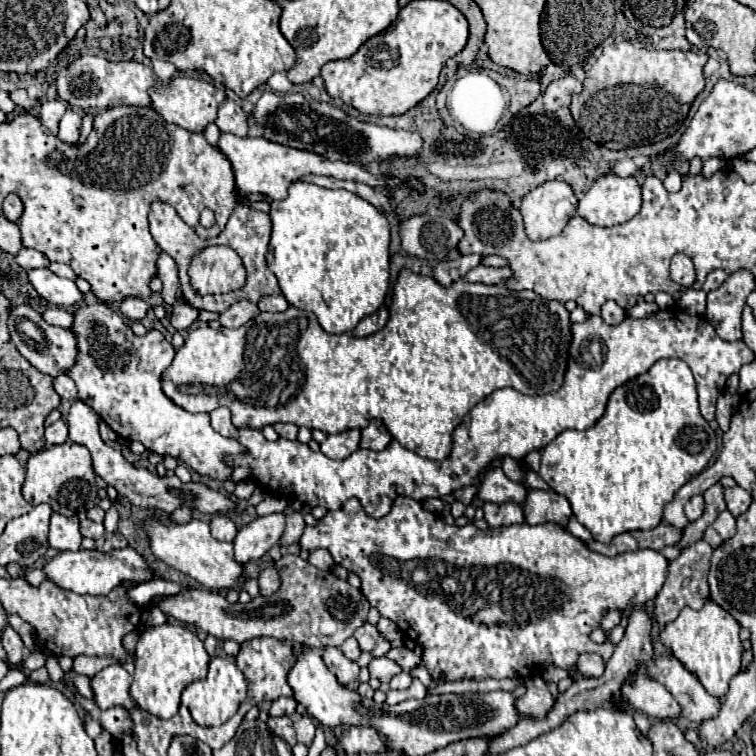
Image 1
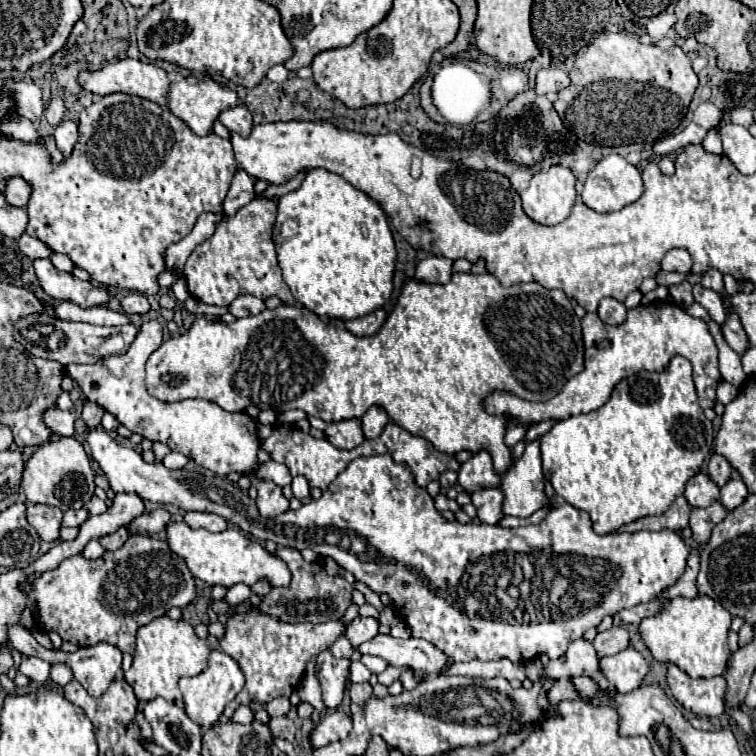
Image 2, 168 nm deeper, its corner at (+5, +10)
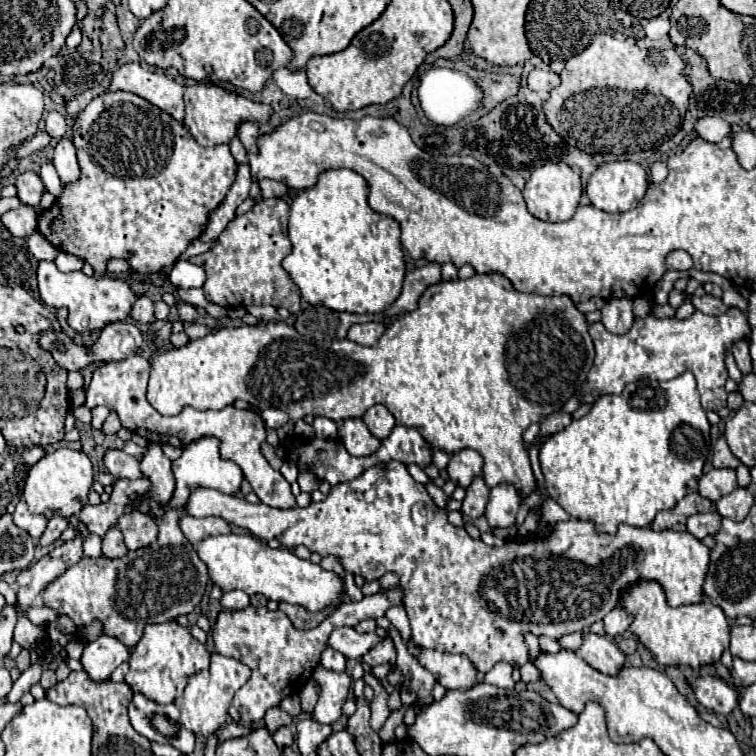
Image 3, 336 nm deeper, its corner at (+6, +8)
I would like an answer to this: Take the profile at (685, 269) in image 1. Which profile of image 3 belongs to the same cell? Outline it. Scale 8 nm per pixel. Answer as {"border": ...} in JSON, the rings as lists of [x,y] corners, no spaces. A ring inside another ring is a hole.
{"border":[[[676,249],[676,251],[672,251],[672,253],[668,253],[668,257],[666,257],[666,269],[668,271],[688,271],[692,267],[692,257],[686,253],[686,251],[682,251],[682,249]]]}

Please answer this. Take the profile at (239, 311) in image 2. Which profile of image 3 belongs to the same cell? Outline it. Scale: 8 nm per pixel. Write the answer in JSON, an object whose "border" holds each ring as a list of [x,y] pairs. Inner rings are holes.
{"border":[[[262,305],[262,307],[248,307],[248,313],[258,317],[260,321],[274,321],[278,319],[278,311],[272,305]]]}

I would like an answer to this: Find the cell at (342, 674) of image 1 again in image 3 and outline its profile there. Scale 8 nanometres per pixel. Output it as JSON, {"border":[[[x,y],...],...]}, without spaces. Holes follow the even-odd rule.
{"border":[[[320,665],[314,671],[320,687],[320,699],[312,711],[312,719],[322,725],[332,725],[342,715],[342,703],[346,701],[352,679],[346,673],[328,671]]]}

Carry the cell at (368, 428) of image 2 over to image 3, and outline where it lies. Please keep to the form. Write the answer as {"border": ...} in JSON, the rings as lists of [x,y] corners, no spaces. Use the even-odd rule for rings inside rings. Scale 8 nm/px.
{"border":[[[384,405],[370,407],[362,415],[362,421],[368,425],[368,429],[372,431],[372,435],[378,437],[378,439],[386,439],[392,433],[392,427],[396,427],[394,415]]]}

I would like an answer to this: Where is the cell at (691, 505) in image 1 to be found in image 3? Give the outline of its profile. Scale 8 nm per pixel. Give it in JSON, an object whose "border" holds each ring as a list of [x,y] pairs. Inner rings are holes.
{"border":[[[730,467],[710,469],[698,481],[698,493],[702,497],[712,499],[712,501],[718,501],[720,497],[732,493],[736,487],[738,487],[738,483],[736,483],[736,471],[730,469]]]}

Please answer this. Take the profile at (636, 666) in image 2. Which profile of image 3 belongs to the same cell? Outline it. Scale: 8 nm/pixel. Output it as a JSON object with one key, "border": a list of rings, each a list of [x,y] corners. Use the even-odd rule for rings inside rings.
{"border":[[[590,631],[584,633],[578,655],[594,669],[608,675],[616,675],[622,669],[622,665],[626,665],[624,653],[612,643],[610,637],[602,637]]]}

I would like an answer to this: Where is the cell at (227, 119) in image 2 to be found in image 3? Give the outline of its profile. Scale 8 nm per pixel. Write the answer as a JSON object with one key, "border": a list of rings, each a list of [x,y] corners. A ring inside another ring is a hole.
{"border":[[[240,123],[238,139],[242,141],[242,145],[246,147],[248,153],[256,153],[258,151],[258,147],[256,147],[258,137],[260,137],[260,131],[258,131],[256,123]]]}

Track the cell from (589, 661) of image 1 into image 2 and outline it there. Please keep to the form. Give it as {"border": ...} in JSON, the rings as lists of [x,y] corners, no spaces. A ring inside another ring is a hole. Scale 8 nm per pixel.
{"border":[[[613,625],[611,629],[597,633],[597,637],[593,639],[593,647],[597,651],[597,657],[615,655],[615,653],[623,651],[627,645],[629,645],[629,633],[621,625]]]}

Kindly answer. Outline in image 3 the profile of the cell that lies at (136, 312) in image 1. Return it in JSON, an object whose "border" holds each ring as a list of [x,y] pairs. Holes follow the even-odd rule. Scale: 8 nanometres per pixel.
{"border":[[[142,297],[136,301],[130,317],[138,323],[154,323],[156,317],[154,317],[154,303],[148,299],[148,297]]]}

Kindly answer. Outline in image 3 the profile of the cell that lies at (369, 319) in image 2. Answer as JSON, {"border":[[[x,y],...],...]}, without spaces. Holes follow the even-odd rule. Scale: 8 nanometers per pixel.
{"border":[[[362,323],[362,325],[350,327],[348,339],[358,345],[374,345],[382,333],[384,333],[382,323]]]}

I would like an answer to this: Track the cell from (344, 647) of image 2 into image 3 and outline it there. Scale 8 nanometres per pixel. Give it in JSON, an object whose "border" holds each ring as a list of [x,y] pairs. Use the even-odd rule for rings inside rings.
{"border":[[[324,649],[324,653],[322,653],[322,657],[320,657],[320,665],[324,667],[324,669],[332,669],[332,671],[344,671],[344,667],[346,667],[346,657],[342,655],[342,653],[338,653],[338,651],[334,651],[334,649]]]}

